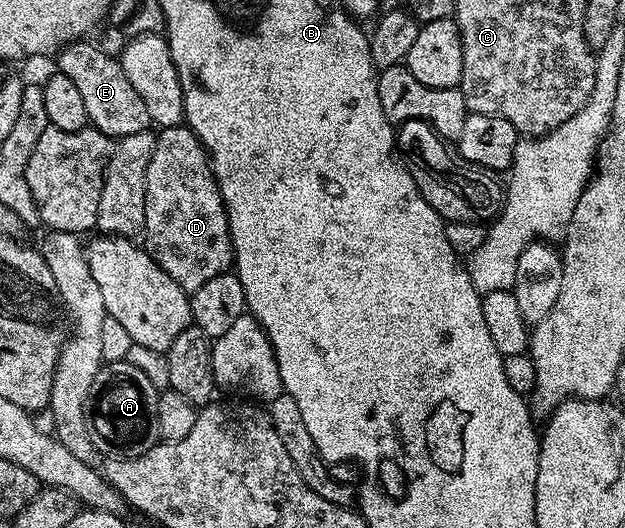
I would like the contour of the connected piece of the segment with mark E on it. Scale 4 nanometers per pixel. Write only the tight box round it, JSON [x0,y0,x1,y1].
[56,39,151,138]

